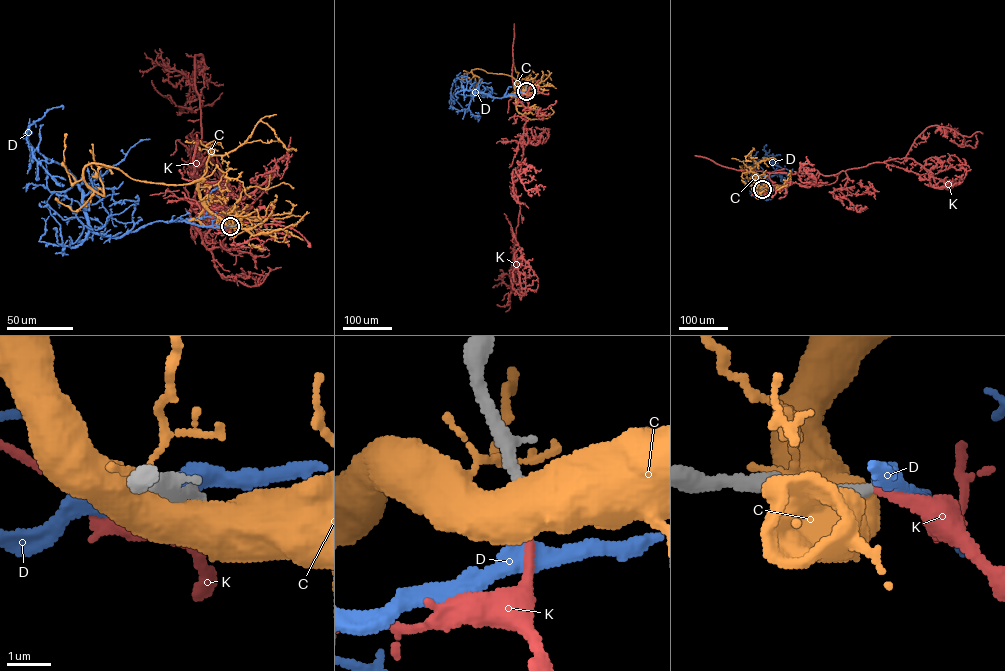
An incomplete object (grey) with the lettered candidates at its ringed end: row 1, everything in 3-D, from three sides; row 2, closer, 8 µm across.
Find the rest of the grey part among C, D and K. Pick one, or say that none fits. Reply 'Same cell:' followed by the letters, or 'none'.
Same cell: K

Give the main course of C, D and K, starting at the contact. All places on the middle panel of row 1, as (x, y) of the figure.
C: (526, 90), (516, 91), (516, 80), (511, 76), (476, 69), (471, 72), (479, 80), (472, 96)
D: (526, 91), (501, 98), (473, 91), (465, 111), (451, 94), (453, 83), (460, 77), (464, 79)
K: (526, 91), (521, 102), (517, 98), (526, 118), (513, 178), (520, 207), (515, 277), (508, 304), (497, 305)

